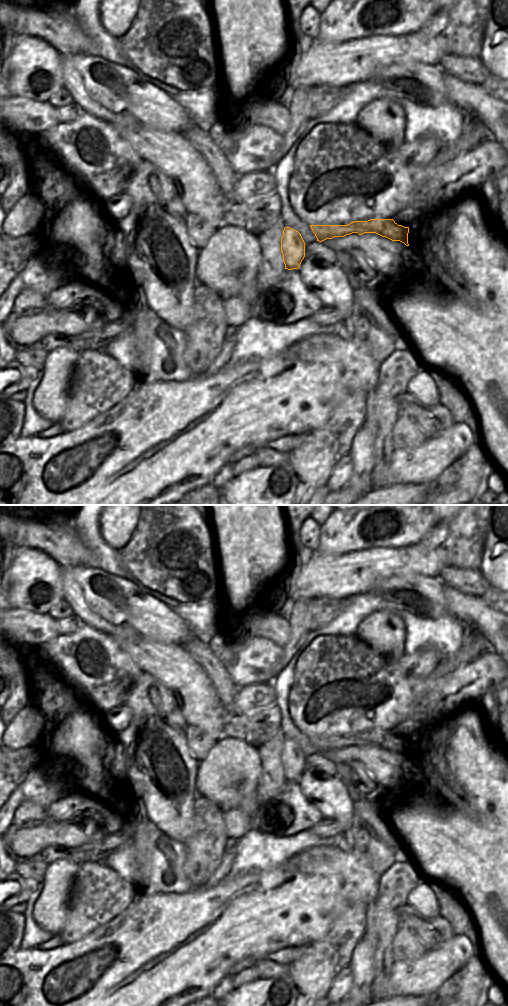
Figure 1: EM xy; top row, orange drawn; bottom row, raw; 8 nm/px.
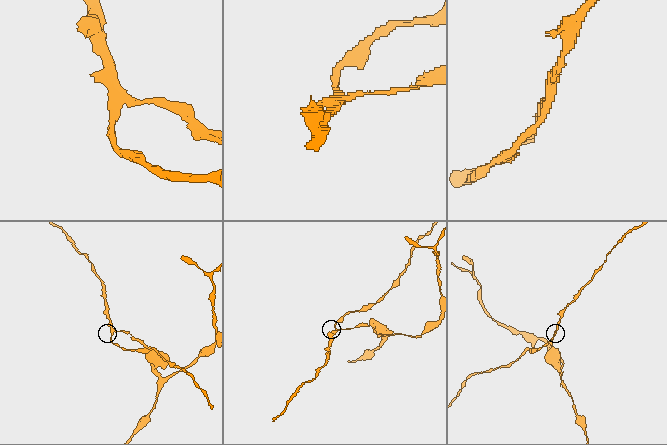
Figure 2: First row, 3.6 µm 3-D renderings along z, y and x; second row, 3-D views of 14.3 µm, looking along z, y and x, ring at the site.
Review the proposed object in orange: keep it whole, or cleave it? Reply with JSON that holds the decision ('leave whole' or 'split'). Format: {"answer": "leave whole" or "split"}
{"answer": "split"}

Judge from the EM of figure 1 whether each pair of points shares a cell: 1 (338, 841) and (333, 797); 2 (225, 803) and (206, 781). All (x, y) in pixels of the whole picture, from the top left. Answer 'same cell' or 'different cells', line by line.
1: same cell
2: same cell

